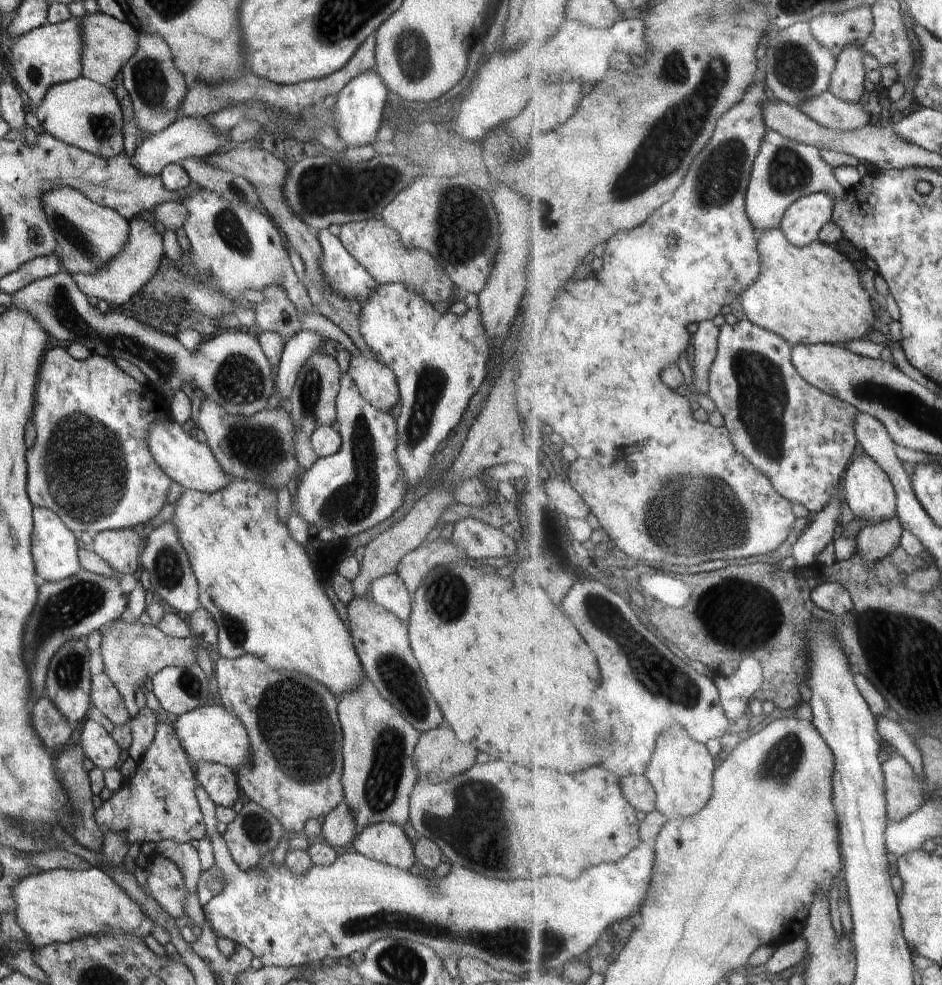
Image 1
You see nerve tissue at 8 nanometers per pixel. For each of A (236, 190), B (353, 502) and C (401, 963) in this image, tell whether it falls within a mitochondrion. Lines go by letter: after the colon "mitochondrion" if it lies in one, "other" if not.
A: mitochondrion
B: mitochondrion
C: mitochondrion

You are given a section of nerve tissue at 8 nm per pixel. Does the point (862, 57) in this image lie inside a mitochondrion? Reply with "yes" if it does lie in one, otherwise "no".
no

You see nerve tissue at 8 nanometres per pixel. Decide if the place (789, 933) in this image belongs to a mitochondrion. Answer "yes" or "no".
no

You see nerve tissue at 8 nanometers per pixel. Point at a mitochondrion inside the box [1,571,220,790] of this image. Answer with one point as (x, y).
(62, 611)

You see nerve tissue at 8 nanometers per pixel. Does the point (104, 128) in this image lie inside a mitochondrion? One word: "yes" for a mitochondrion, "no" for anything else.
yes

